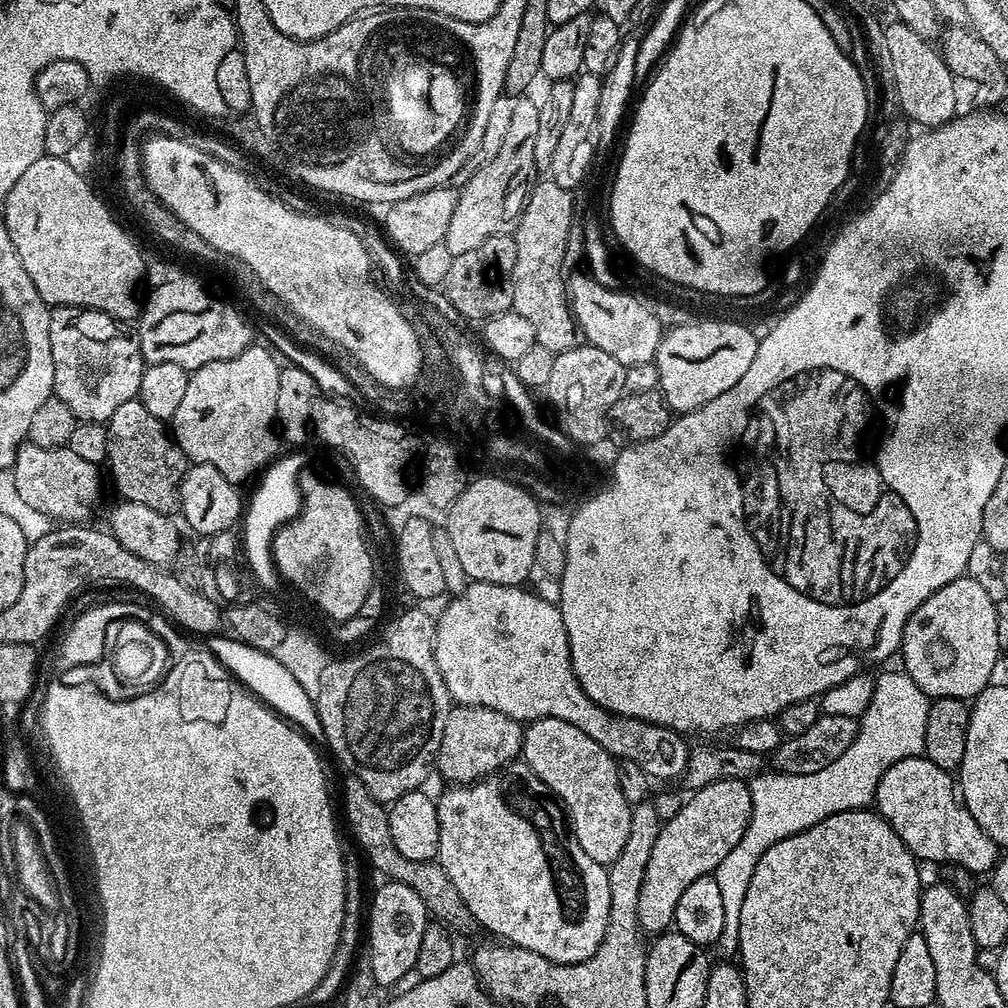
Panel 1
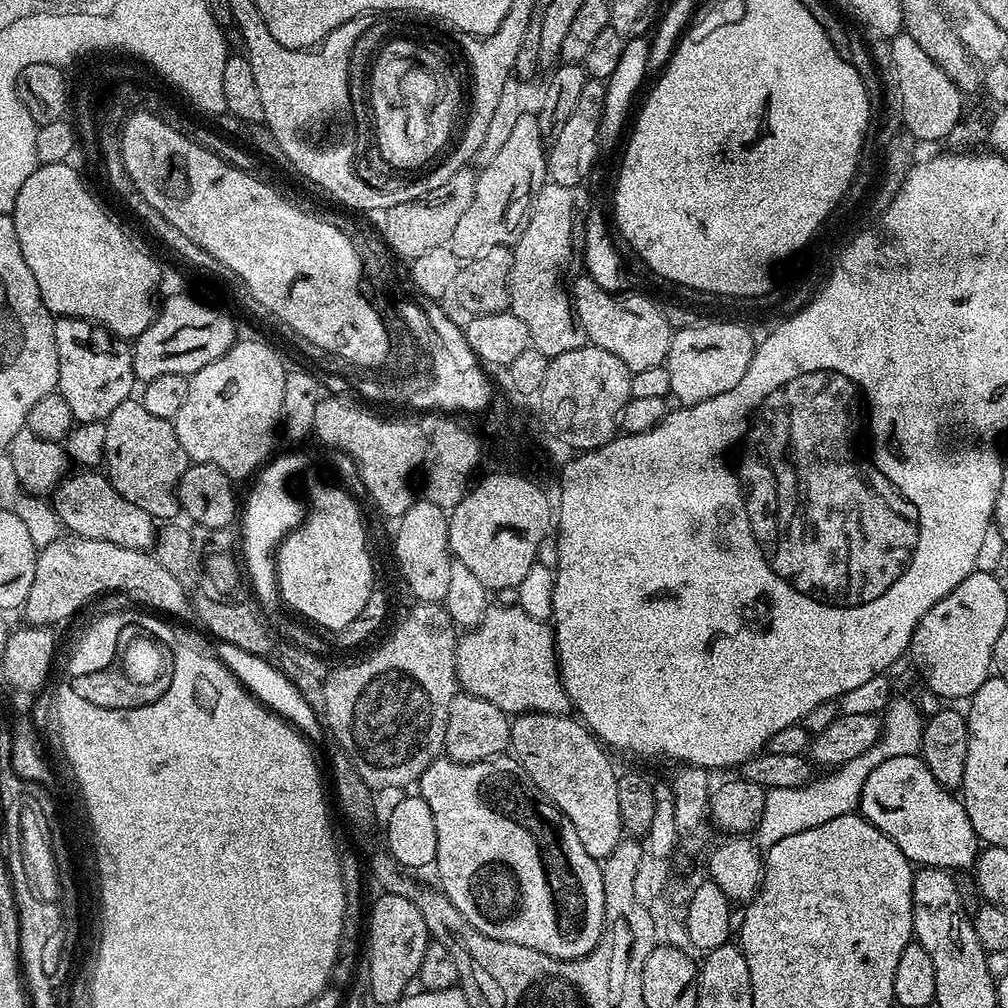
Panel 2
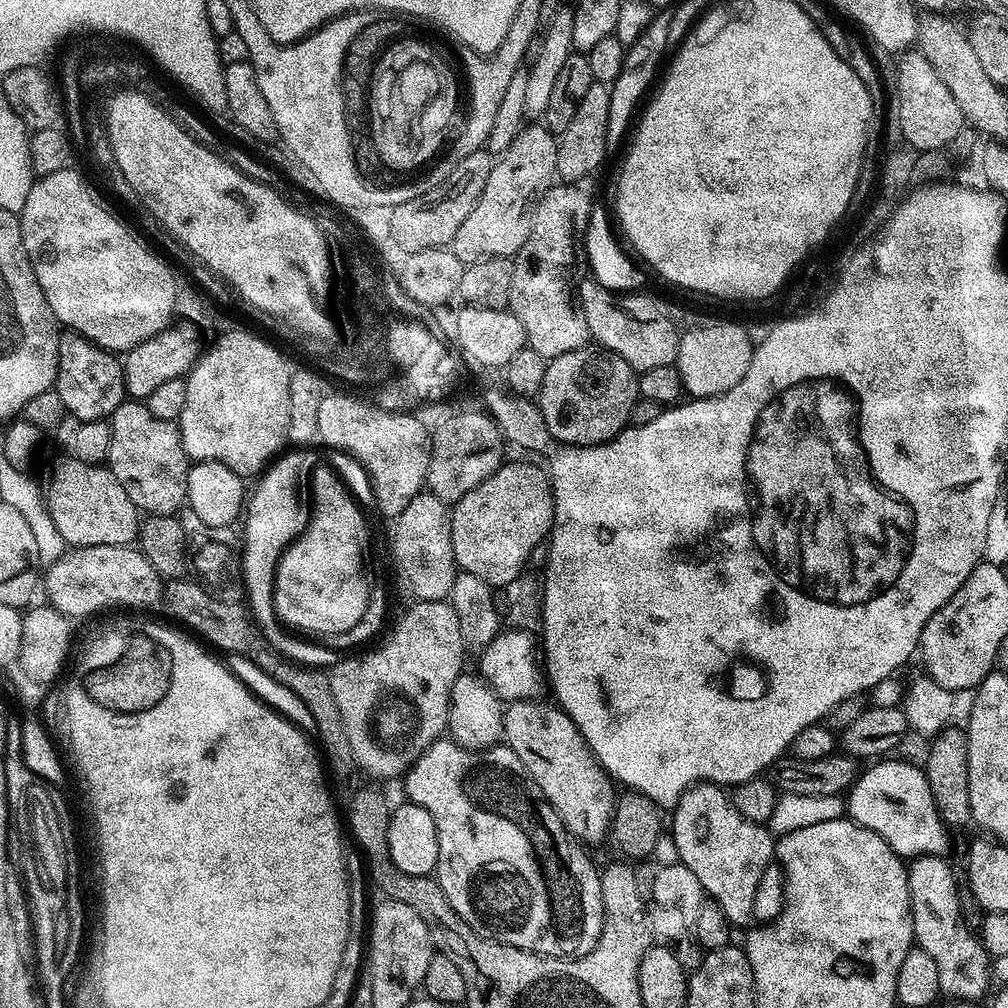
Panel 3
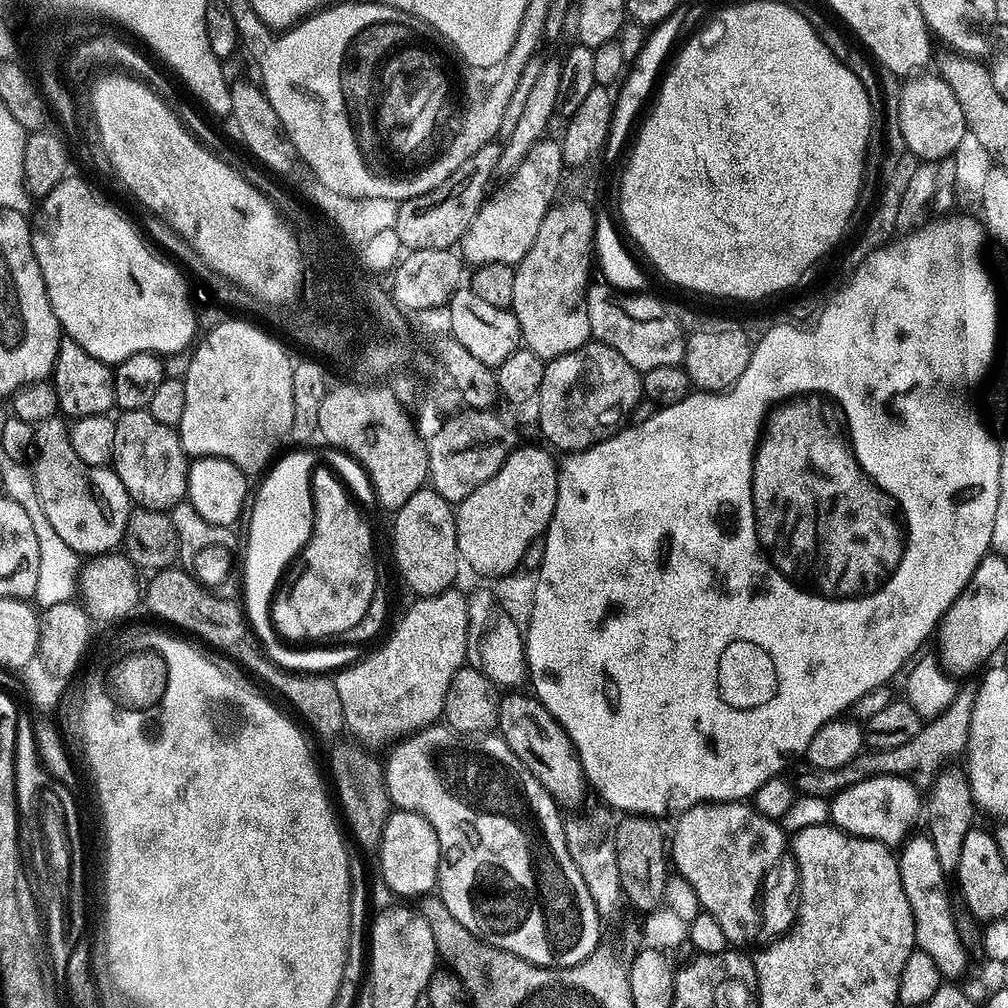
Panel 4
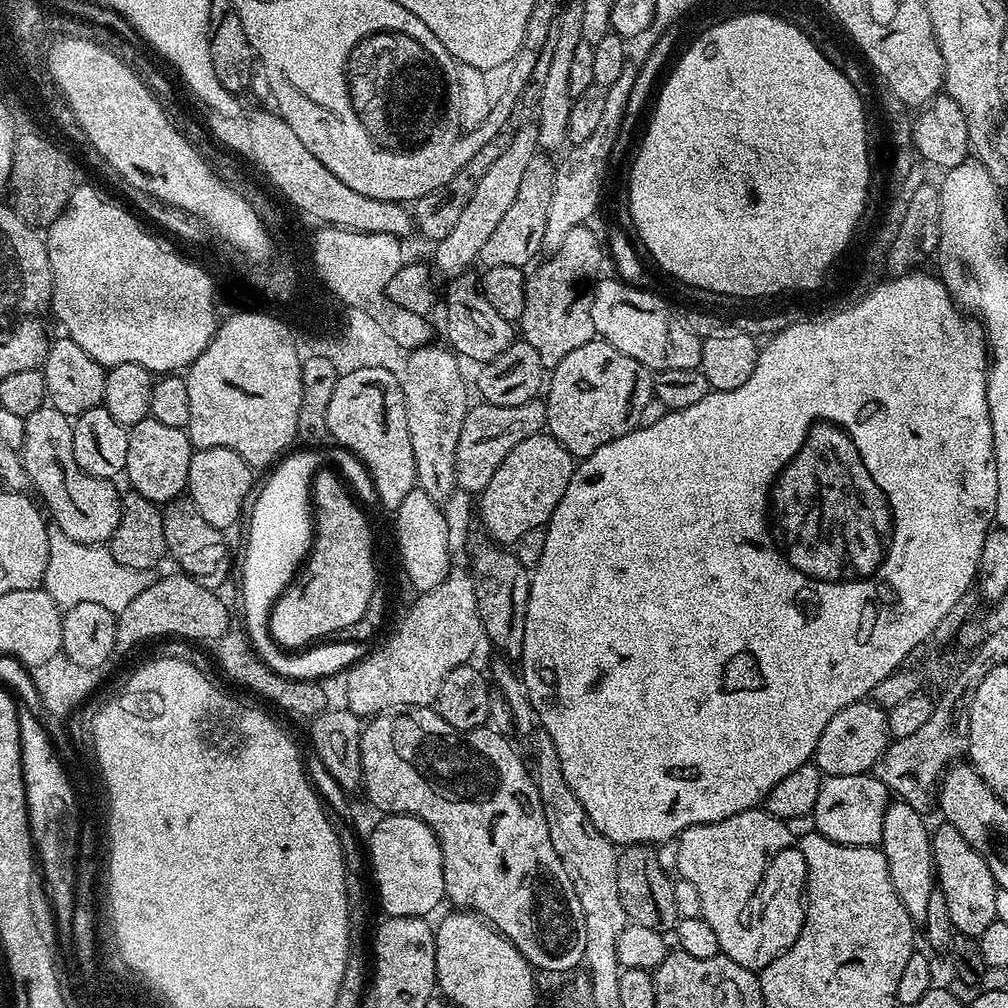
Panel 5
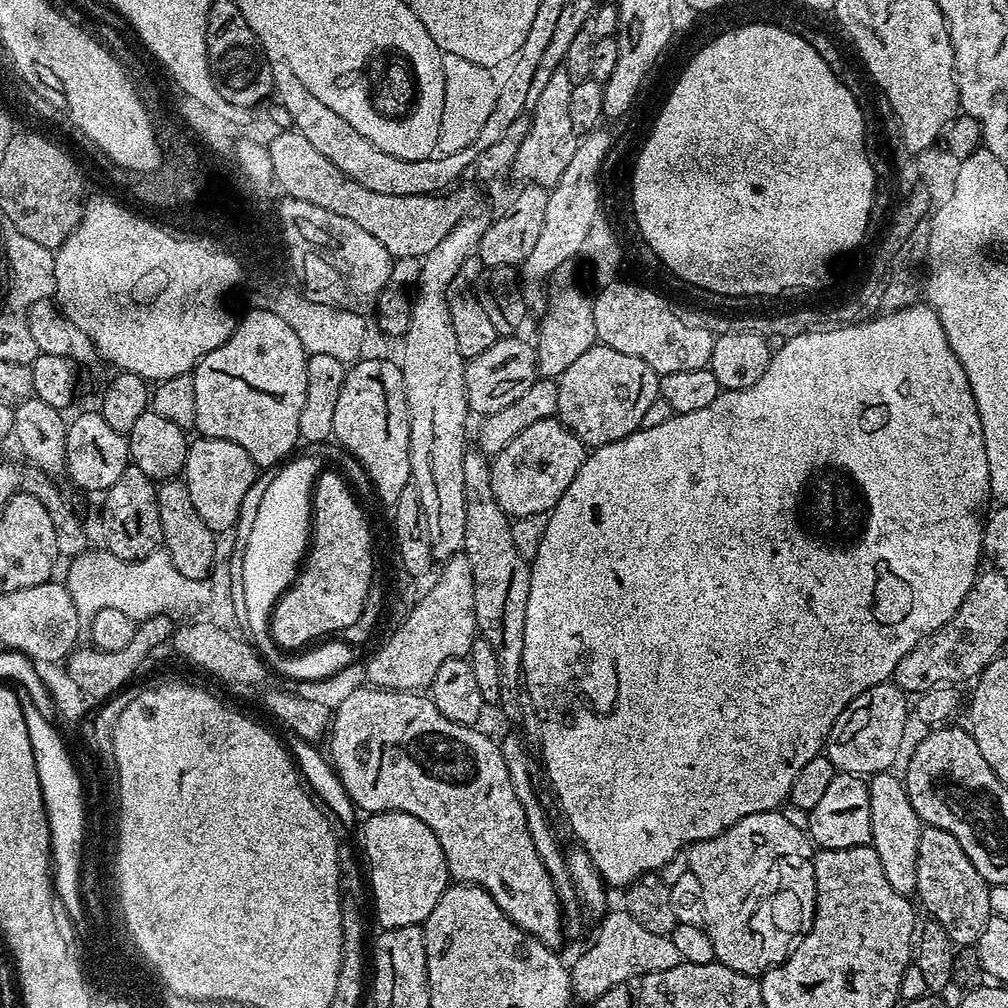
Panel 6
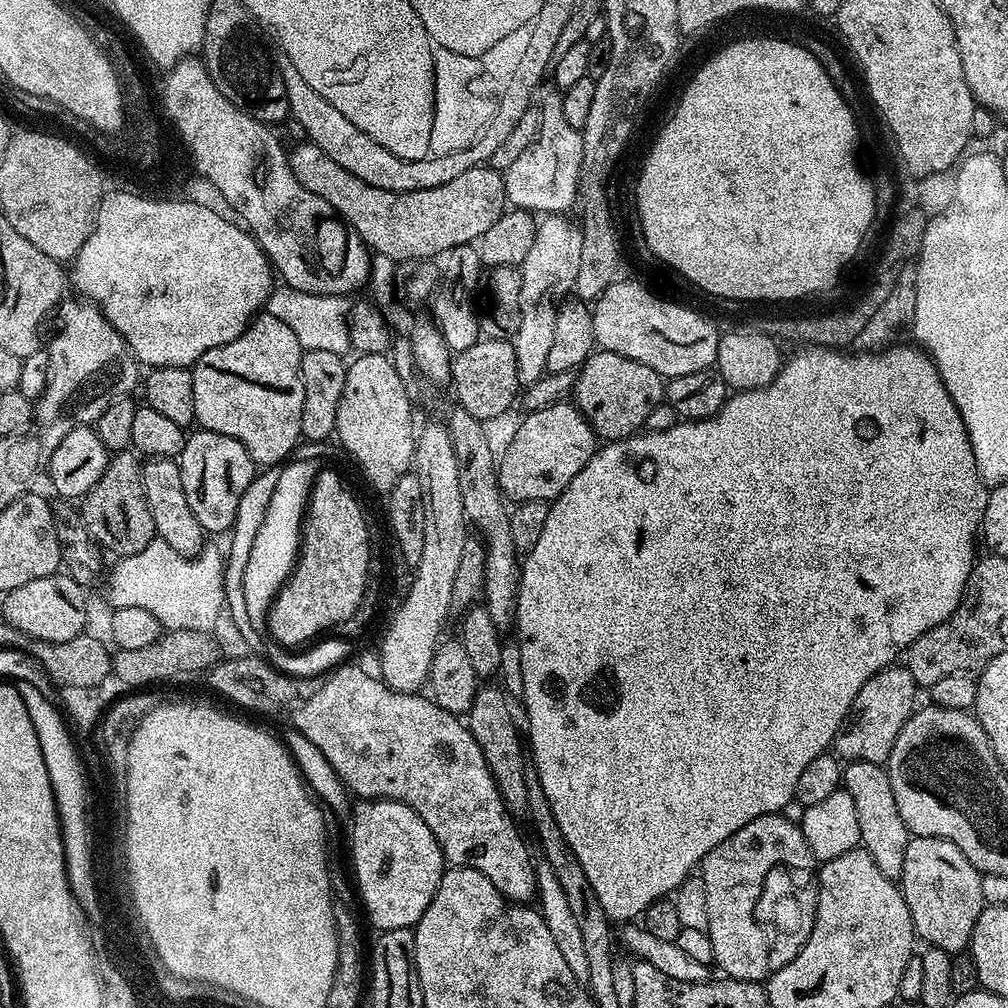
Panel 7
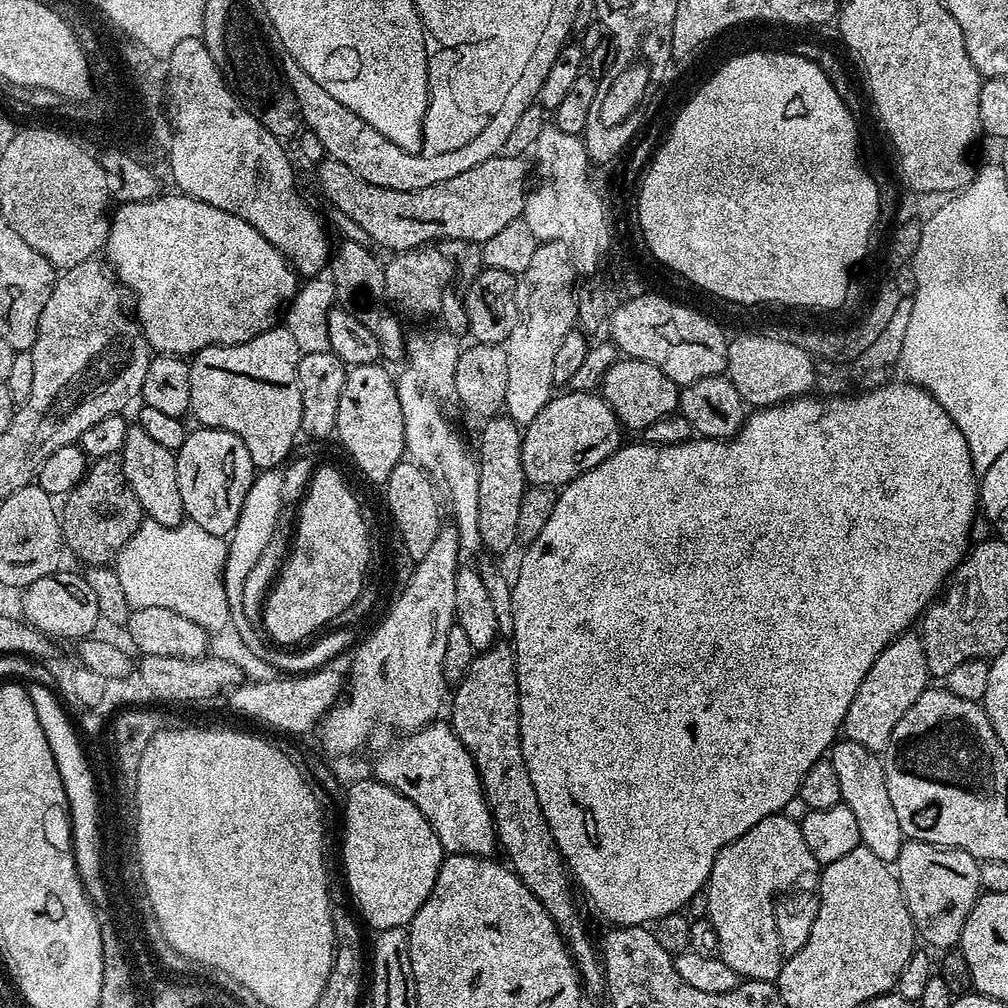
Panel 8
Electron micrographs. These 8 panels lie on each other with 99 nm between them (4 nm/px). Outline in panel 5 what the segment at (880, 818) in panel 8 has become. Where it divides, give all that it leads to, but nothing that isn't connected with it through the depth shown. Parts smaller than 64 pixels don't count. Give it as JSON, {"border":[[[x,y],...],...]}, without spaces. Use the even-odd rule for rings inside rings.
{"border":[[[903,802],[889,803],[884,821],[879,847],[884,853],[890,882],[894,882],[894,890],[898,898],[902,898],[902,906],[906,906],[906,914],[910,914],[913,925],[922,926],[926,922],[927,906],[934,893],[934,877],[936,867],[932,861],[932,837],[930,828],[924,825],[925,817],[914,811]]]}

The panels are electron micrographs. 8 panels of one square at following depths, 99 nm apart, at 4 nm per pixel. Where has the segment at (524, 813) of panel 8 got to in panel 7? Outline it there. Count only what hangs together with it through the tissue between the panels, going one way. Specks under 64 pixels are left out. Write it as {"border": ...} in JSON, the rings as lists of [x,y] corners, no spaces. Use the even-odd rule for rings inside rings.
{"border":[[[477,687],[474,702],[466,713],[466,723],[474,734],[474,742],[478,742],[478,746],[482,746],[482,758],[486,758],[486,766],[490,766],[490,774],[502,794],[504,805],[513,814],[519,814],[519,812],[524,814],[528,811],[528,795],[524,781],[526,748],[522,743],[522,736],[517,729],[516,720],[510,718],[509,699],[503,687],[495,687]]]}

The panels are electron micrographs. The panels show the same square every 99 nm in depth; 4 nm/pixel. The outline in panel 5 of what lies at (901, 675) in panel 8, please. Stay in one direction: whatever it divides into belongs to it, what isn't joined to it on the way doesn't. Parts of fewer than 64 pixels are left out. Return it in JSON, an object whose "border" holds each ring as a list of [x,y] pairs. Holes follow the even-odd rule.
{"border":[[[865,698],[838,710],[838,714],[826,722],[826,730],[822,730],[822,738],[818,738],[814,763],[825,777],[863,776],[875,769],[889,743],[887,711]]]}

